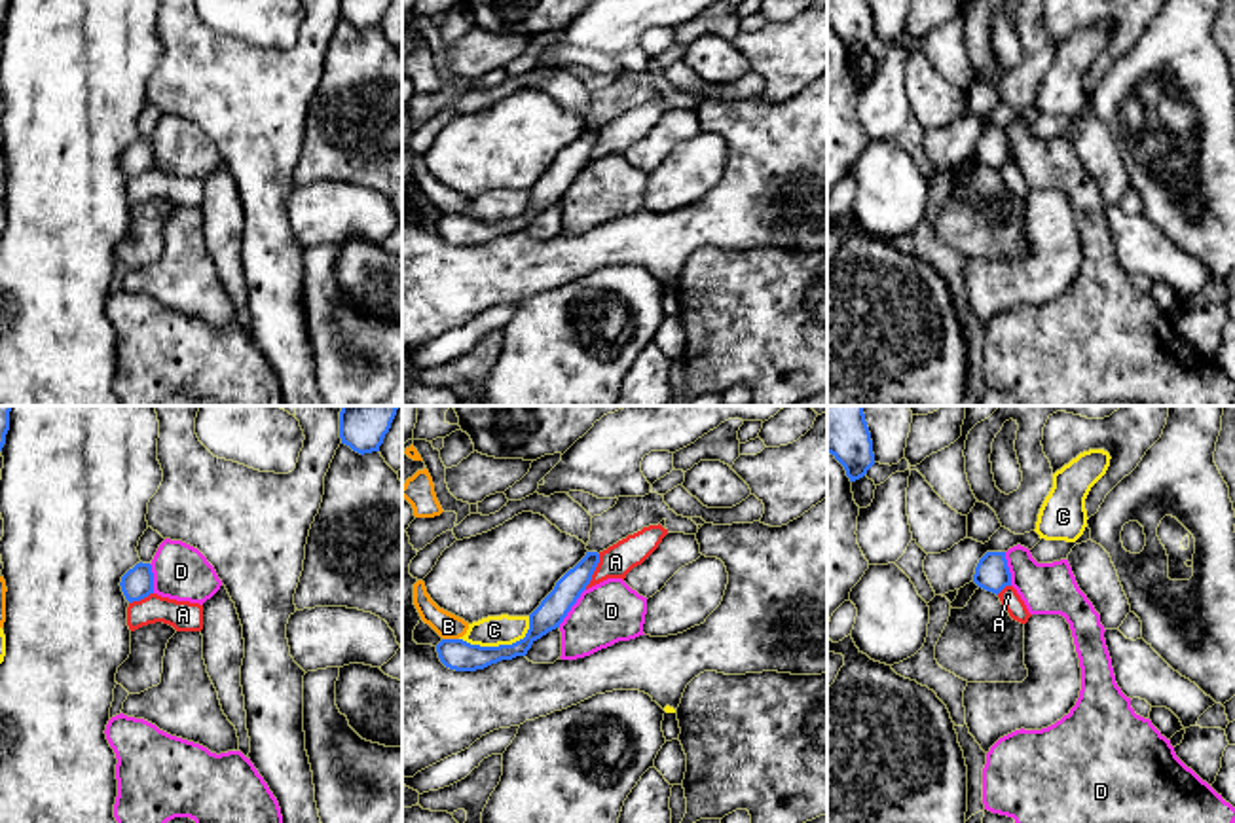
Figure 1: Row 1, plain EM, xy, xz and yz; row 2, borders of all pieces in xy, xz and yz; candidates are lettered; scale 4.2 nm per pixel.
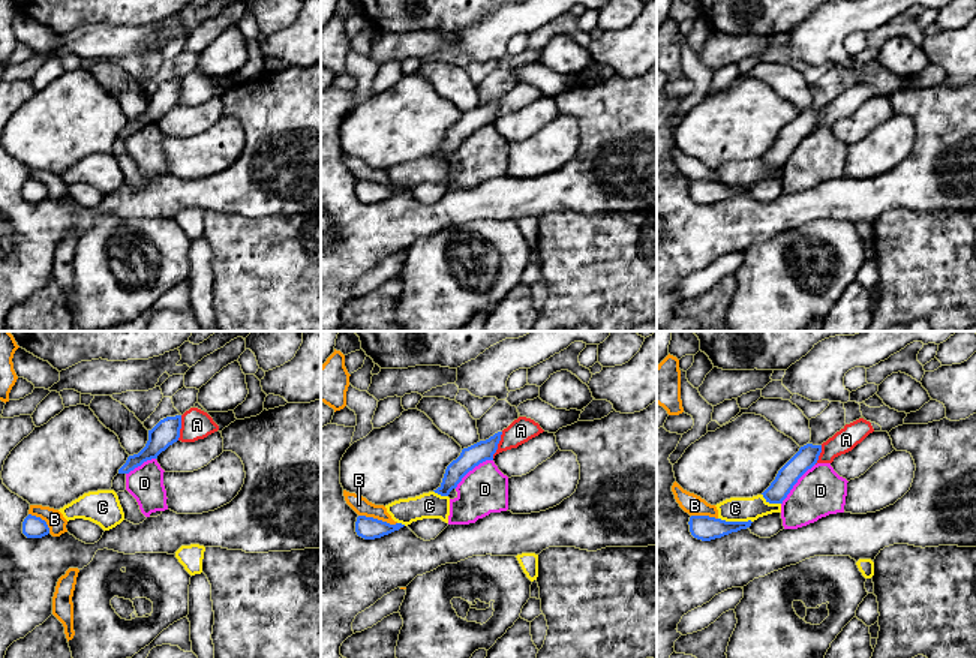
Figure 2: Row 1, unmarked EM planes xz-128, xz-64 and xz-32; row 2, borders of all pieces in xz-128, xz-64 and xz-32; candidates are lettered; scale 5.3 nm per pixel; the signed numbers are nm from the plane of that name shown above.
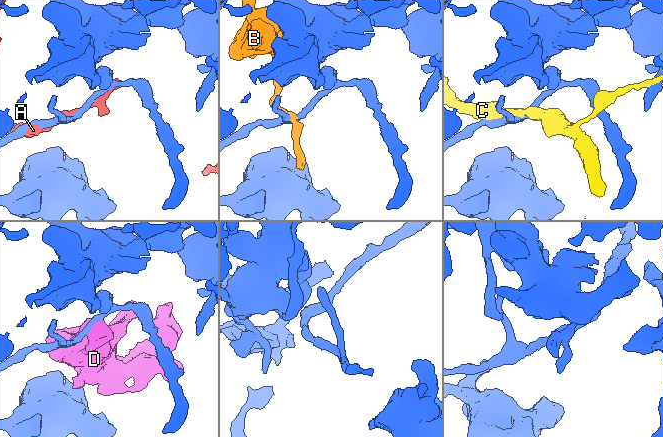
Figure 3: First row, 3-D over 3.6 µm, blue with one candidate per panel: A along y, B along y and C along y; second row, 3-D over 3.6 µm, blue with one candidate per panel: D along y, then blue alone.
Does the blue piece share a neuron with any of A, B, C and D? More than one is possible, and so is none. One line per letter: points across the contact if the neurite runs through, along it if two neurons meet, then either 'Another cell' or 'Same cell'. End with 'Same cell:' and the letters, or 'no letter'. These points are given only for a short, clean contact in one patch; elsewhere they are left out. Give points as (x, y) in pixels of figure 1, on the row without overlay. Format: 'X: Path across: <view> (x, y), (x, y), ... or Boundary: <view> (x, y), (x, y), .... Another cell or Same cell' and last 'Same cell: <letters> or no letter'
A: Another cell
B: Another cell
C: Another cell
D: Same cell
Same cell: D

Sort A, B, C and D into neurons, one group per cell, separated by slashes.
A / B / C / D

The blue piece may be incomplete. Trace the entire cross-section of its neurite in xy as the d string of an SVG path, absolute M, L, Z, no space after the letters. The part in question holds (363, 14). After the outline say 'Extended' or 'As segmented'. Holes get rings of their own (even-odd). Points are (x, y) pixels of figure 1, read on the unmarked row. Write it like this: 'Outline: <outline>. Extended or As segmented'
Outline: M340 0L340 13L341 19L364 30L379 27L379 21L383 19L389 4L391 0Z. As segmented

